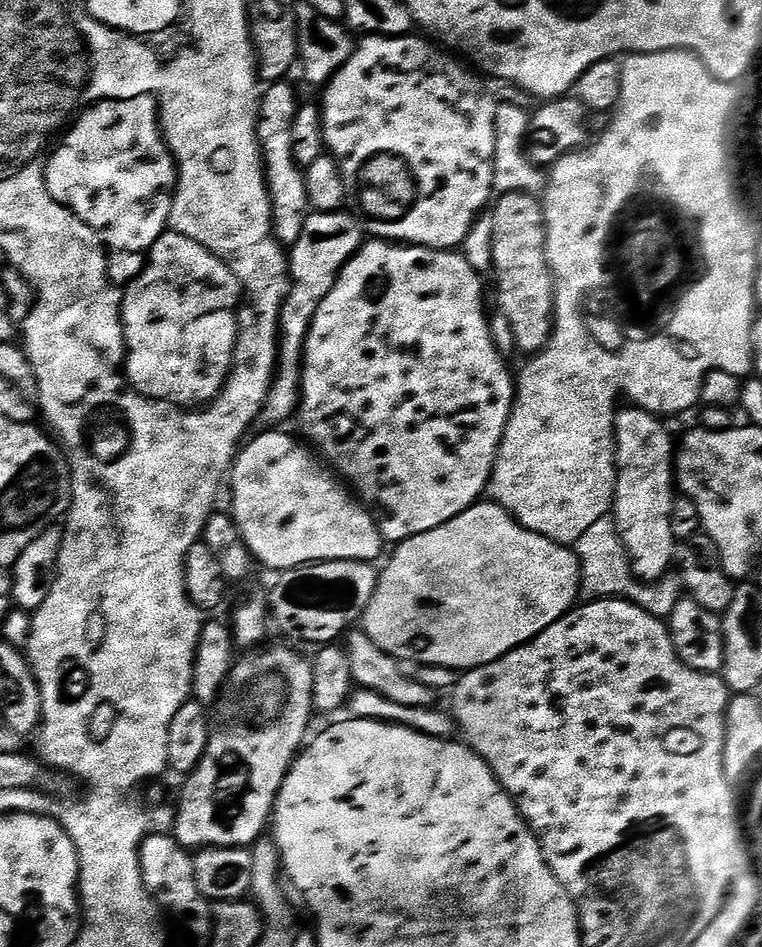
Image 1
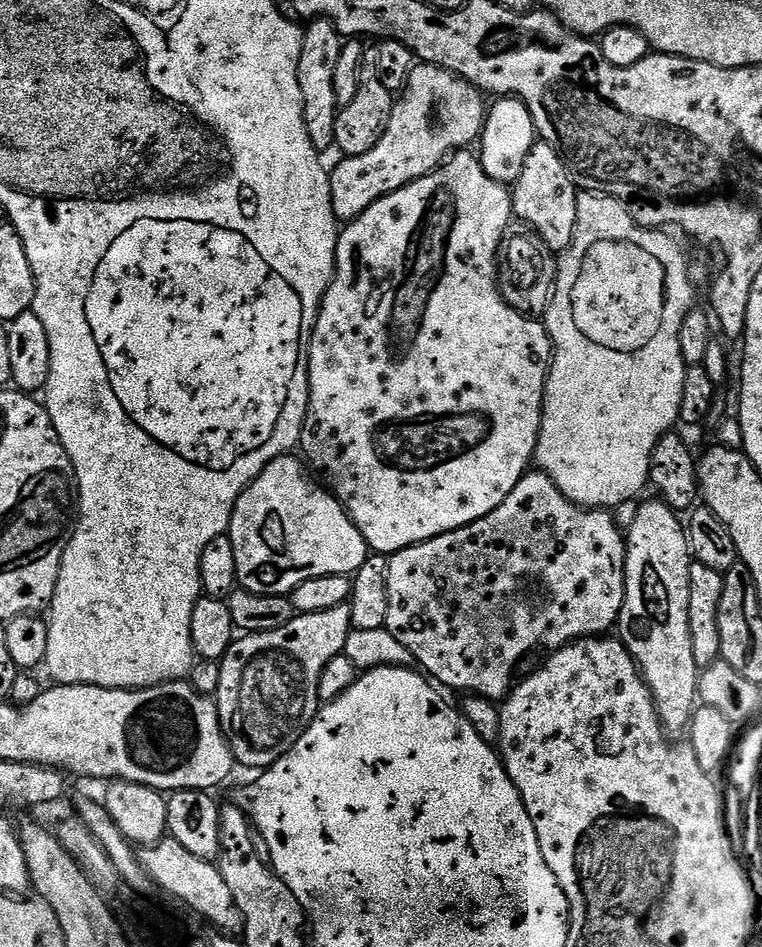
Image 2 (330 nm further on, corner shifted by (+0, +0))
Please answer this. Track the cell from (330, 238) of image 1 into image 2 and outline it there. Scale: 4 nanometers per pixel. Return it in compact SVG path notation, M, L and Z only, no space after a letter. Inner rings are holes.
M417 63L404 91L392 105L392 117L382 138L378 138L378 146L366 150L366 154L343 157L341 164L331 169L330 198L337 221L356 220L374 202L435 172L450 154L475 145L484 129L484 100L485 93L452 72Z

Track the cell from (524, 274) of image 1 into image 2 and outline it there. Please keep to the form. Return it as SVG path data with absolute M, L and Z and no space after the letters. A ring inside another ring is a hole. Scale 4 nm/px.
M538 142L530 150L526 164L522 166L522 174L510 188L512 194L512 210L515 219L522 224L528 224L546 242L553 254L567 250L572 244L578 222L578 189L572 181L572 175L566 170L562 158L546 143Z

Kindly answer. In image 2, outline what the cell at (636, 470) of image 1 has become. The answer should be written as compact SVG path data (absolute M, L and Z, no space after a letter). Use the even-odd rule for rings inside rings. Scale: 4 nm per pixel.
M659 498L651 499L648 501L645 499L641 503L634 524L626 530L628 553L626 554L626 566L624 567L624 605L620 611L618 621L618 639L627 646L628 653L632 656L632 661L636 663L637 668L640 670L640 675L644 677L646 686L652 695L652 701L656 704L656 713L660 715L660 721L664 724L665 732L675 734L675 732L683 733L688 725L691 724L692 713L698 707L698 693L700 690L700 677L694 662L694 650L690 647L690 566L694 563L694 557L688 547L688 534L681 517L673 512L663 500Z

